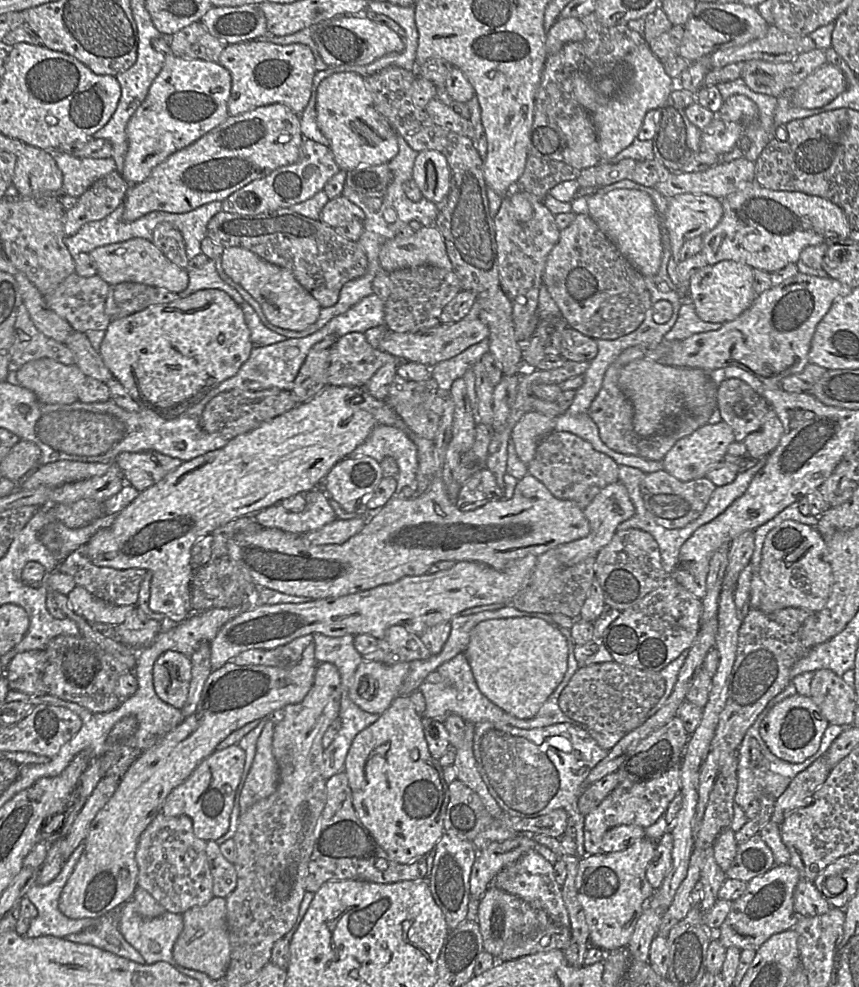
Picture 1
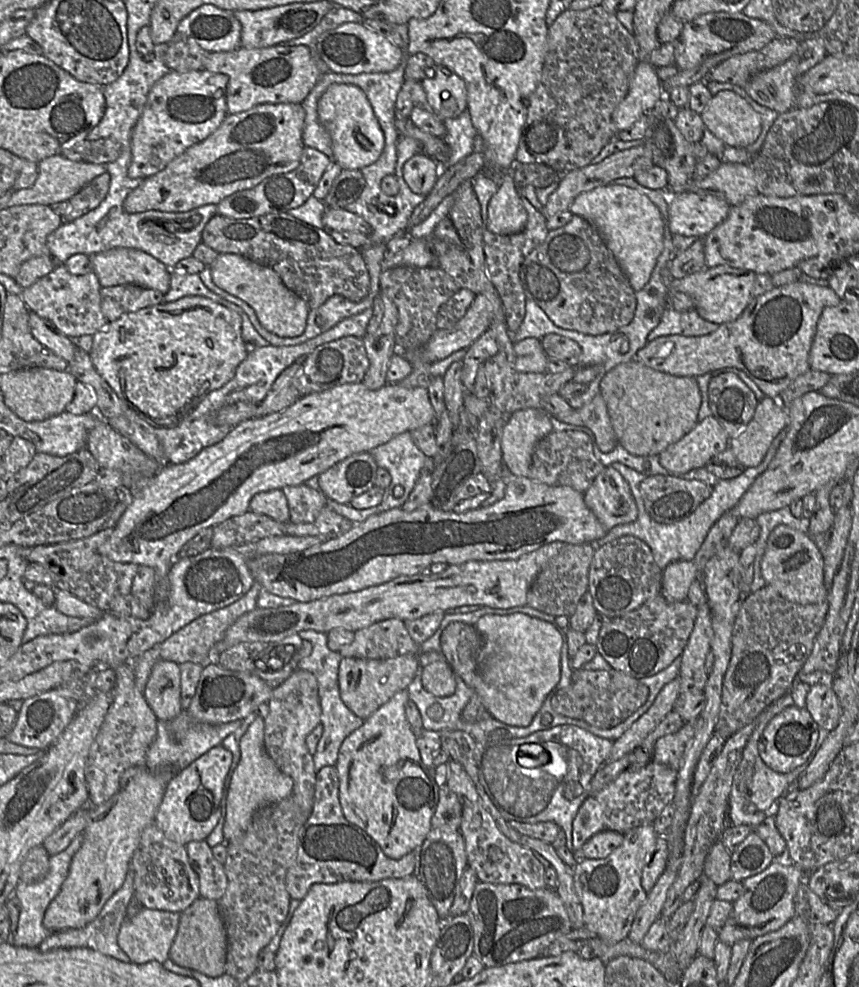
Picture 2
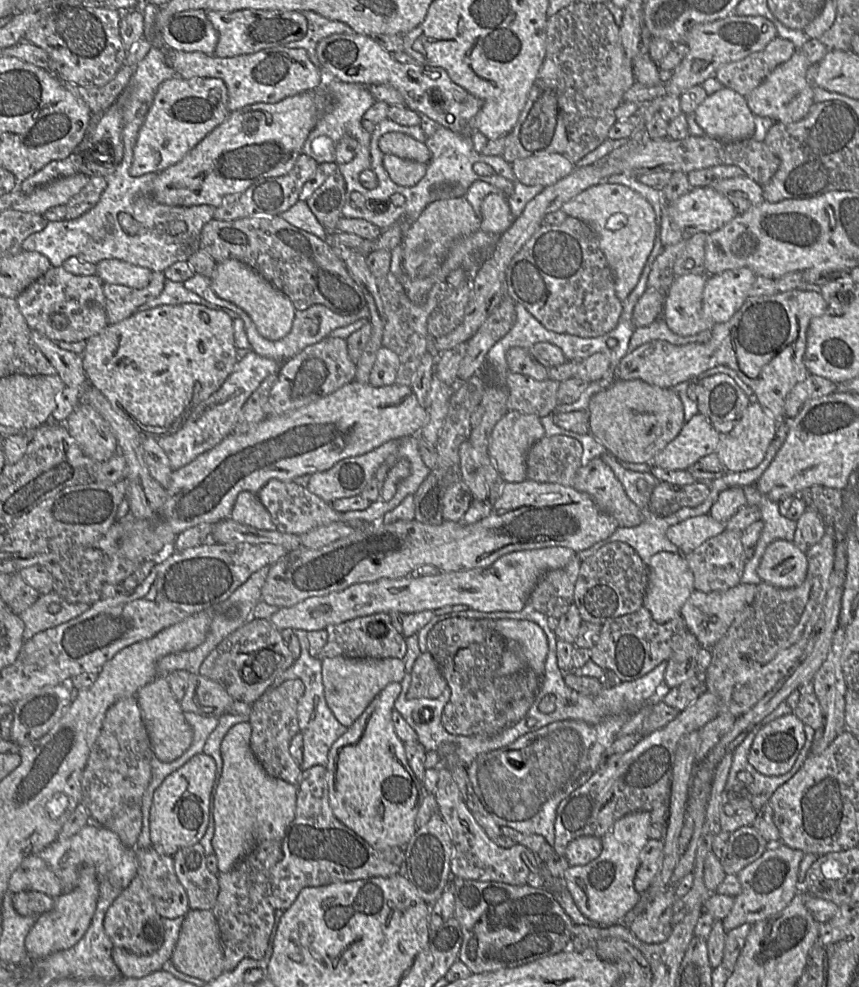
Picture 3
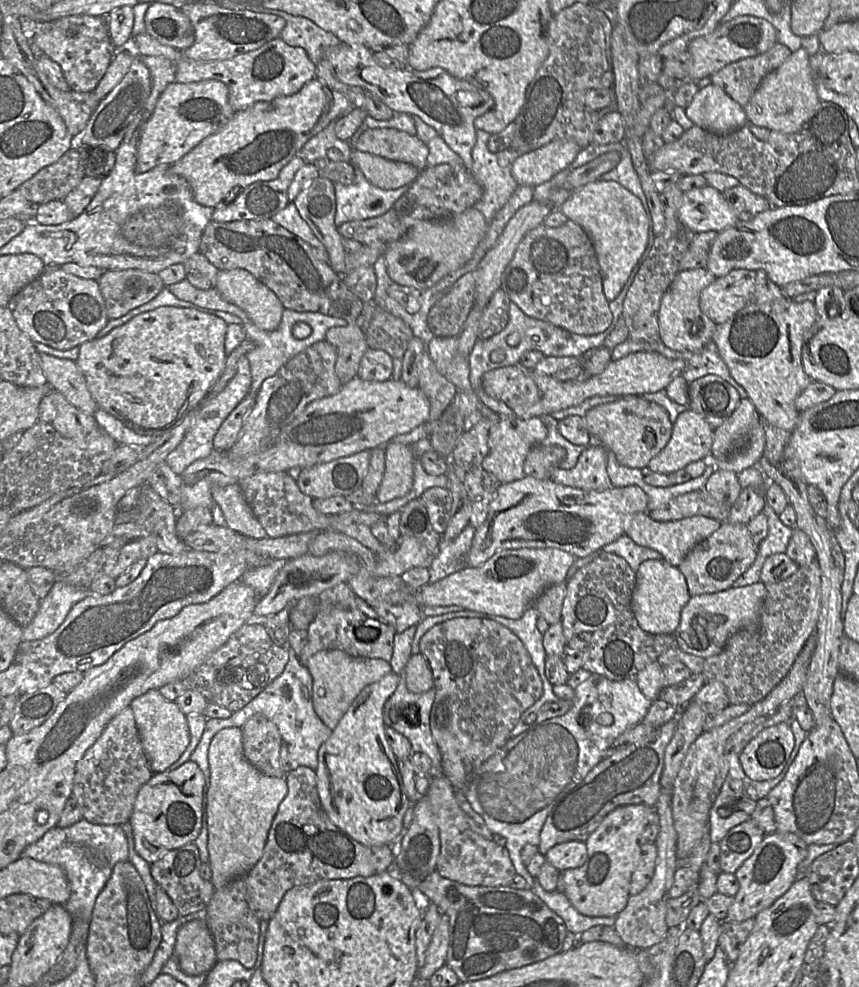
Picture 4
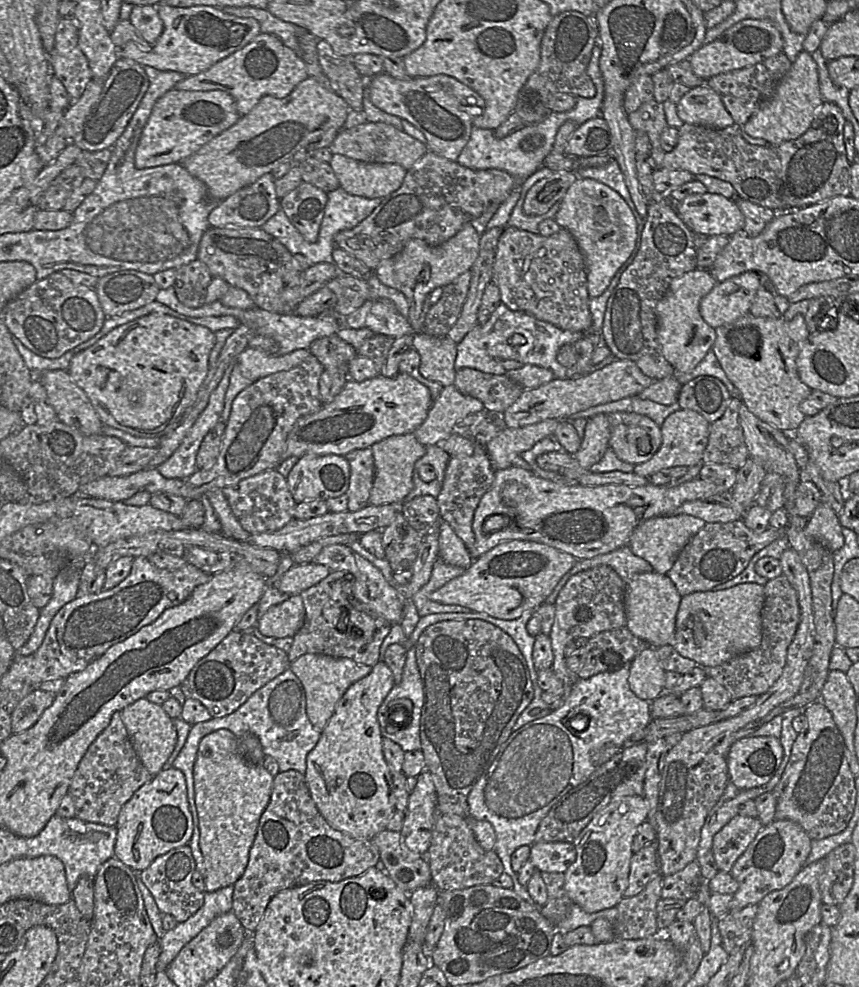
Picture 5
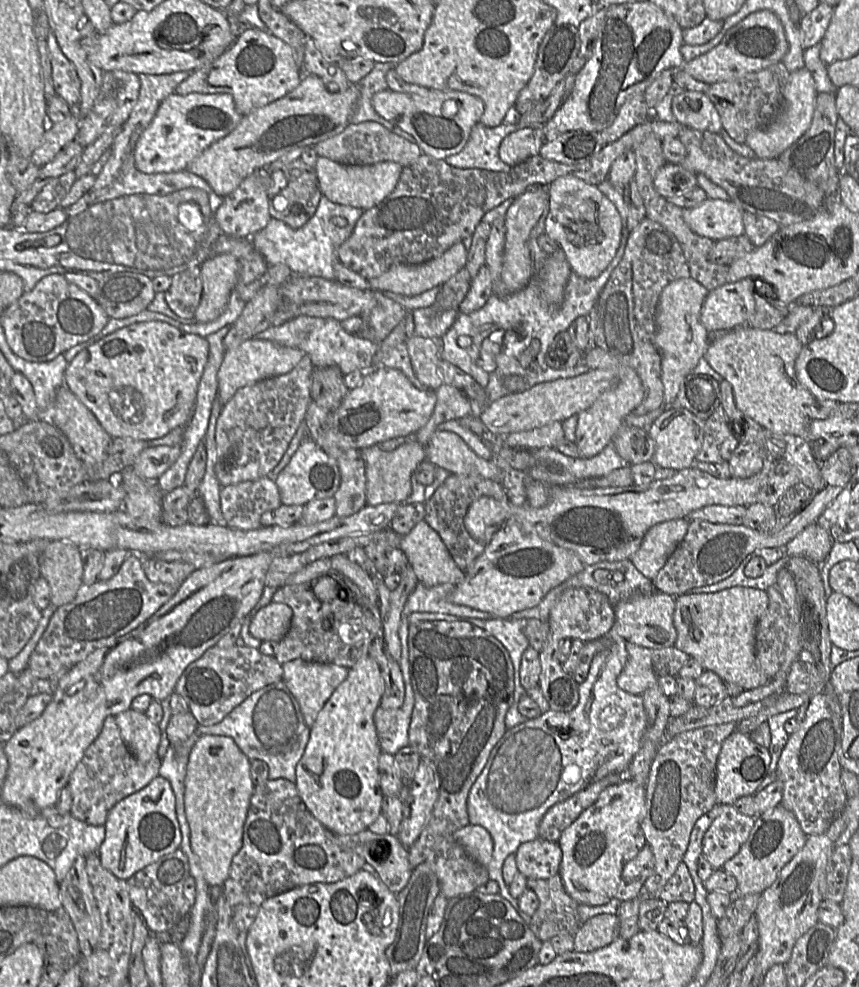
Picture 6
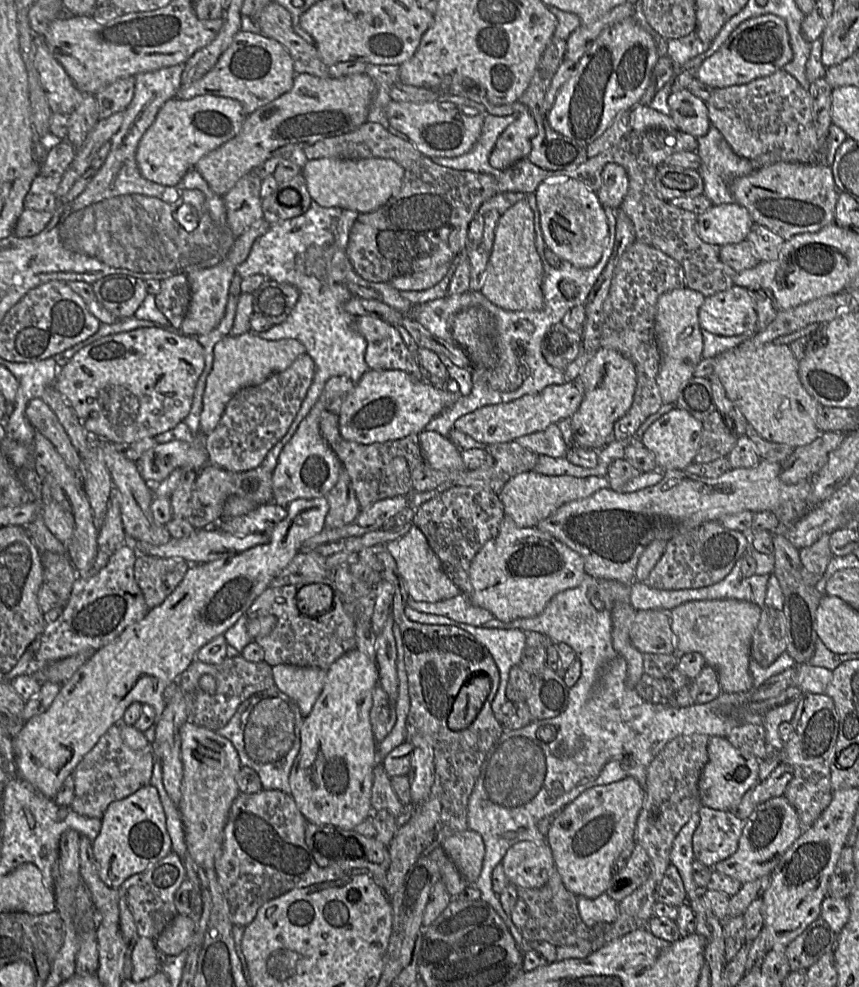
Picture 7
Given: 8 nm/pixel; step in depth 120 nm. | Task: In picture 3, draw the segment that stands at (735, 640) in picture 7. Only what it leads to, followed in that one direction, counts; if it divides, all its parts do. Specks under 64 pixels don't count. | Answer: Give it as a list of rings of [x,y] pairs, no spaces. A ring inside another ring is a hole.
[[[742,583],[725,591],[701,592],[694,589],[681,608],[680,615],[700,646],[711,649],[725,635],[735,618],[753,602],[756,591],[757,585]]]

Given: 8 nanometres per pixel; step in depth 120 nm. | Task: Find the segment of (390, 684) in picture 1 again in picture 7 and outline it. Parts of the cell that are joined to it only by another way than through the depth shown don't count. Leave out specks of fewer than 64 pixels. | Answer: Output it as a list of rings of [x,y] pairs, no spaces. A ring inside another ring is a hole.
[[[279,664],[272,667],[272,676],[274,686],[297,704],[300,714],[305,718],[322,691],[326,670]]]

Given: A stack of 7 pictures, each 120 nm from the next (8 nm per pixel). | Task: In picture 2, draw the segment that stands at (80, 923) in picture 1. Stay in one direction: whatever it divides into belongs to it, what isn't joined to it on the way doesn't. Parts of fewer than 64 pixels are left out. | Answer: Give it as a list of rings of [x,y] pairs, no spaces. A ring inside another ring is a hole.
[[[56,880],[53,886],[36,887],[19,882],[15,888],[13,896],[17,898],[21,904],[21,910],[18,920],[18,926],[14,934],[10,933],[9,942],[17,947],[36,948],[48,936],[53,934],[43,926],[43,917],[50,902],[57,896],[61,886],[60,880]]]

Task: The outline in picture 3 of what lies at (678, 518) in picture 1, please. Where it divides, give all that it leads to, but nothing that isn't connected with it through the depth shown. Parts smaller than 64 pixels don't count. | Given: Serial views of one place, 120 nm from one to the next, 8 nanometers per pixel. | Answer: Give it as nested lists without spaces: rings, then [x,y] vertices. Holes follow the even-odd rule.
[[[660,481],[651,493],[649,508],[655,515],[666,517],[681,508],[700,505],[709,493],[709,485],[701,482],[675,485]]]

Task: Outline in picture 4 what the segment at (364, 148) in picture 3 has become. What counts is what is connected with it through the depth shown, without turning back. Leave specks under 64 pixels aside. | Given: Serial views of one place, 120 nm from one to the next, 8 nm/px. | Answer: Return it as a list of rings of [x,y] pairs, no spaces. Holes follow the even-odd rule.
[[[335,121],[330,122],[318,134],[310,138],[300,151],[306,163],[316,163],[327,158],[326,153],[330,148],[338,148],[342,153],[342,161],[349,162],[353,147],[349,141],[339,139],[334,130]]]

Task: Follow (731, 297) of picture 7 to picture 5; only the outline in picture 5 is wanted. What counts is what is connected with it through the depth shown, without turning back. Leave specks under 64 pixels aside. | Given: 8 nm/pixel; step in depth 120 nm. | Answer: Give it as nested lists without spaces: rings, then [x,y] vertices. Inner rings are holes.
[[[752,271],[717,283],[700,301],[699,312],[705,322],[717,329],[750,312],[760,286],[760,274]]]

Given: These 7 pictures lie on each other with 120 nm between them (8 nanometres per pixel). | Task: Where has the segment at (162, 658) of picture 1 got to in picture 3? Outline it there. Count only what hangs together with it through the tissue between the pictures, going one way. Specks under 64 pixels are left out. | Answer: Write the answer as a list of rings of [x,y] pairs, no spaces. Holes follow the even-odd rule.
[[[158,675],[151,682],[140,688],[136,700],[150,740],[153,755],[161,762],[171,762],[180,757],[191,745],[193,732],[184,717],[180,703],[175,698],[166,680]]]

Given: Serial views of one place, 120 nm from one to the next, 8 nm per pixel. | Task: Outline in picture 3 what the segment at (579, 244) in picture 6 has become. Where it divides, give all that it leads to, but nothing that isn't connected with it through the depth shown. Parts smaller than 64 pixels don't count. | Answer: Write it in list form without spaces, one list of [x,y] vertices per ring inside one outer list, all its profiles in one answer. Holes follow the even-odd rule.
[[[600,183],[571,199],[561,210],[569,217],[586,222],[594,230],[614,275],[616,296],[623,302],[636,287],[654,247],[656,215],[652,205],[625,185]]]

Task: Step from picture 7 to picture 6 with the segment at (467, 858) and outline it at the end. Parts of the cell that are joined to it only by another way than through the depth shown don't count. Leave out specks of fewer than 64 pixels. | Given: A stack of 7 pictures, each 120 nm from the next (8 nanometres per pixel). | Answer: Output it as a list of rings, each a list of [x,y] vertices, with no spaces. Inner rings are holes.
[[[467,824],[452,834],[452,837],[475,861],[487,866],[493,853],[493,839],[480,825]]]

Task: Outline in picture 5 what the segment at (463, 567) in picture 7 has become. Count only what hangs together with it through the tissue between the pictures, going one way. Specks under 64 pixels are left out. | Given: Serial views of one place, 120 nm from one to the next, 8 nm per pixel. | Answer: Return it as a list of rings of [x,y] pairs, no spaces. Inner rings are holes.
[[[475,444],[472,455],[450,457],[442,489],[436,497],[440,518],[447,522],[463,541],[473,560],[478,558],[475,551],[475,535],[472,529],[474,513],[482,496],[492,488],[494,481],[495,469],[485,450],[485,445]]]

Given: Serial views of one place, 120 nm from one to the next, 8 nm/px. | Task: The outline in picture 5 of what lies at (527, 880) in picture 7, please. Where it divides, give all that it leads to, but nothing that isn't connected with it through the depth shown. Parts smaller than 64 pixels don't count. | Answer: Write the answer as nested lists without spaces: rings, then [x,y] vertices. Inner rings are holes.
[[[534,843],[528,861],[540,873],[565,873],[575,862],[576,856],[573,843]]]

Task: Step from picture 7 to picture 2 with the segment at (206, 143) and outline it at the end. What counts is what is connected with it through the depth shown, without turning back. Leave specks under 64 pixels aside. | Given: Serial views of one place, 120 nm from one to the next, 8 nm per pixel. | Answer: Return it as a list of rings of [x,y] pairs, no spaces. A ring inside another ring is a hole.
[[[206,69],[169,71],[151,87],[131,137],[130,178],[146,179],[162,171],[187,148],[213,133],[226,117],[228,76]]]

